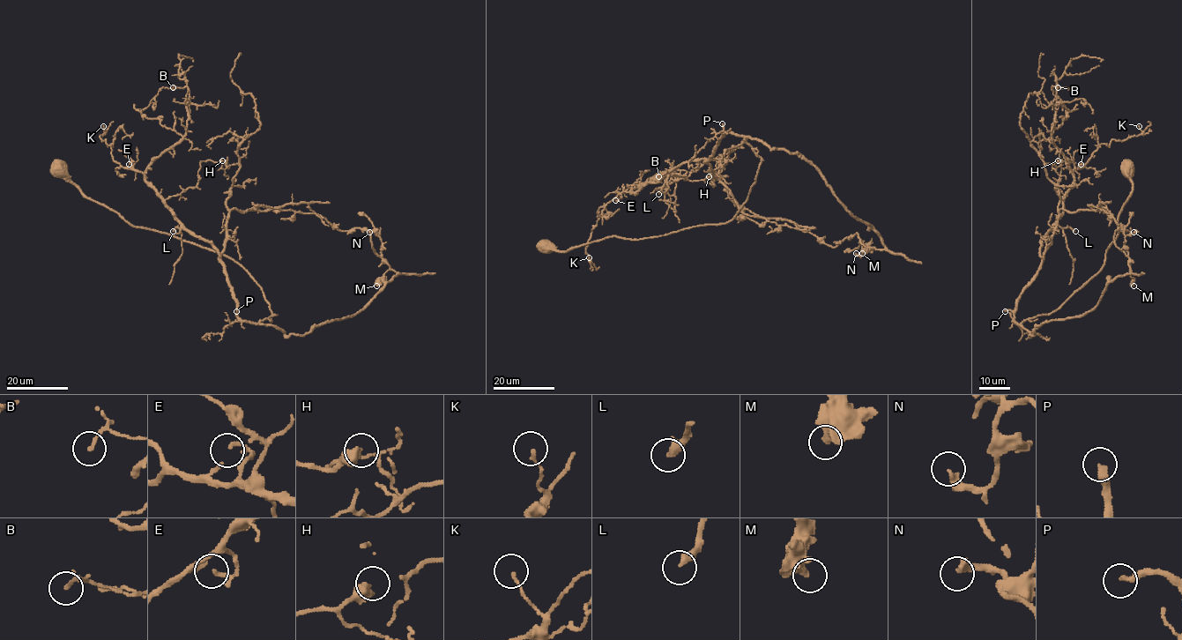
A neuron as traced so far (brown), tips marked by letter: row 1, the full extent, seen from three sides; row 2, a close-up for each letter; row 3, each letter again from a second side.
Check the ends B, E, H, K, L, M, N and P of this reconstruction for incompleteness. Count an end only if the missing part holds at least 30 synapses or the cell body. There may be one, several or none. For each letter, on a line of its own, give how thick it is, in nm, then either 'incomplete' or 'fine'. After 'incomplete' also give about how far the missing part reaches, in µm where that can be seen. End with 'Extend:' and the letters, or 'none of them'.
B: 160 nm | fine
E: 110 nm | fine
H: 500 nm | fine
K: 130 nm | fine
L: 360 nm | incomplete | 50 µm
M: 420 nm | fine
N: 320 nm | fine
P: 280 nm | incomplete | 70 µm
Extend: L, P

